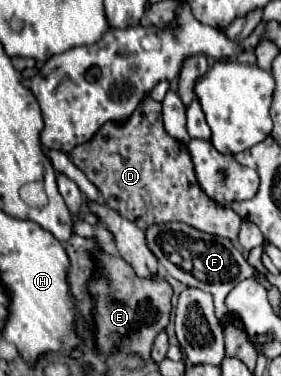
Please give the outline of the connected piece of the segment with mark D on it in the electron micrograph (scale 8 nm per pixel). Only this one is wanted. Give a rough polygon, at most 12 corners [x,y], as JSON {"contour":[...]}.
{"contour":[[145,97],[71,161],[147,229],[183,221],[237,241],[241,217],[199,187]]}

